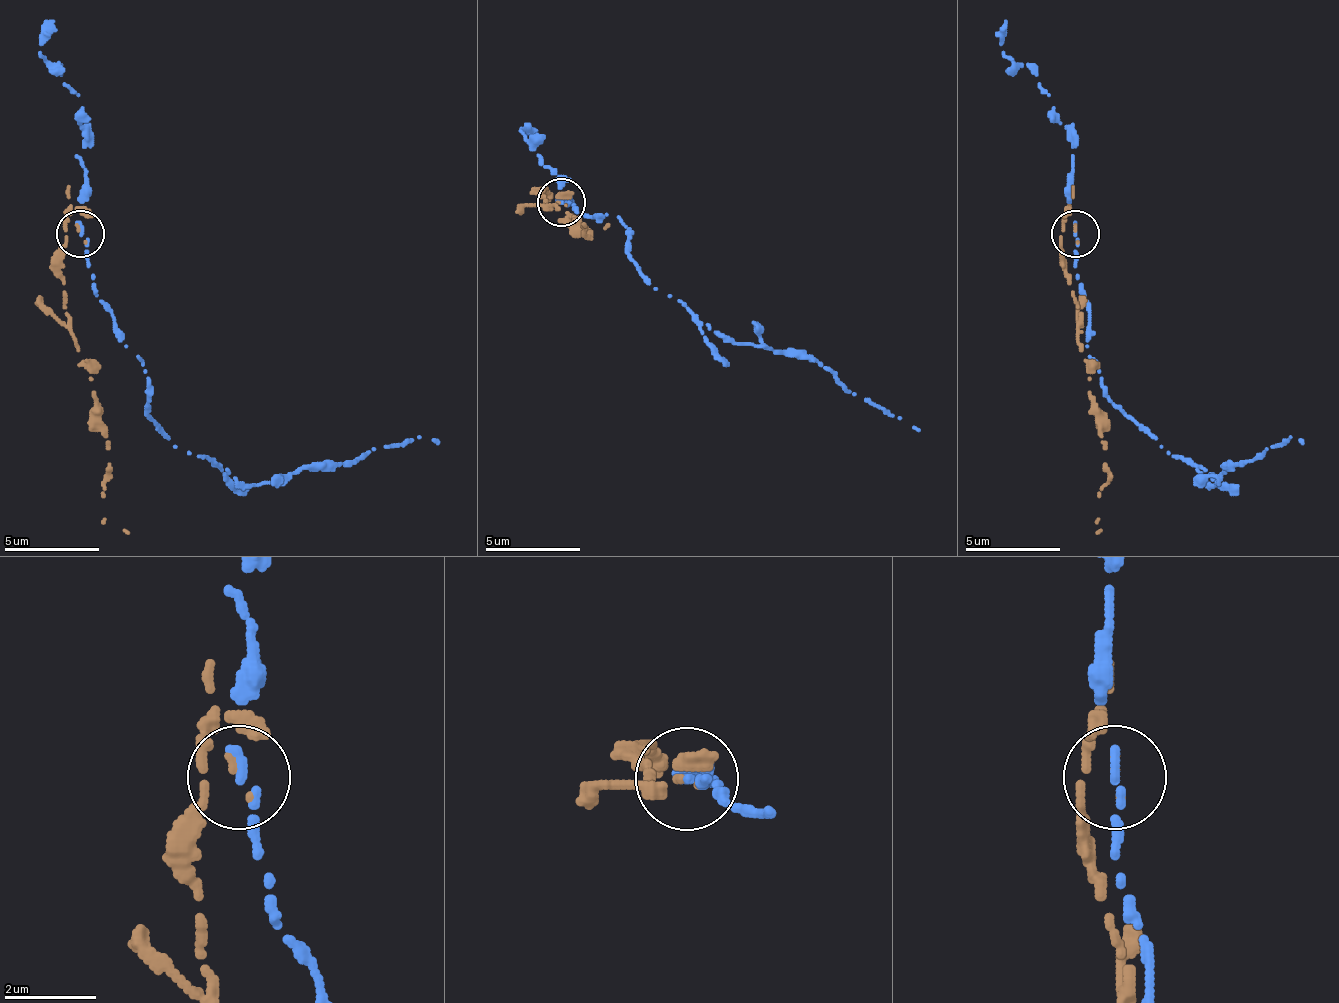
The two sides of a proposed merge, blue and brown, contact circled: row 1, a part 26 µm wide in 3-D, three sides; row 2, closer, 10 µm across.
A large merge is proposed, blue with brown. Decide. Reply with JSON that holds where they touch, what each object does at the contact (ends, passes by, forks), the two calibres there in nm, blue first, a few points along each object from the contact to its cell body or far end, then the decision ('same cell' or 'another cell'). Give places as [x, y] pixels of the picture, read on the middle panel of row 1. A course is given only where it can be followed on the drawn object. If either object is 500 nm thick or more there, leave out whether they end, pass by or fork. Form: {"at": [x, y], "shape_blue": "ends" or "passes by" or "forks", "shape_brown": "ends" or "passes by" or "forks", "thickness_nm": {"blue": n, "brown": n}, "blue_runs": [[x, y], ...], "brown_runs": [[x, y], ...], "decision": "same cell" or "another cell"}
{"at": [561, 202], "shape_blue": "ends", "shape_brown": "ends", "thickness_nm": {"blue": 220, "brown": 130}, "blue_runs": [[562, 201], [619, 215], [629, 254], [653, 287], [739, 345], [811, 354], [849, 393], [921, 431]], "brown_runs": [[557, 201], [548, 187], [543, 206], [572, 215], [591, 230], [586, 235], [581, 225], [610, 225]], "decision": "another cell"}

